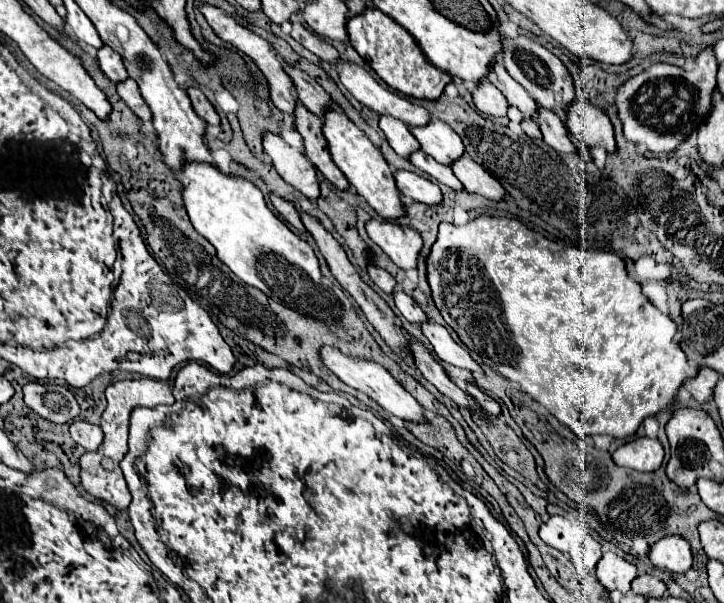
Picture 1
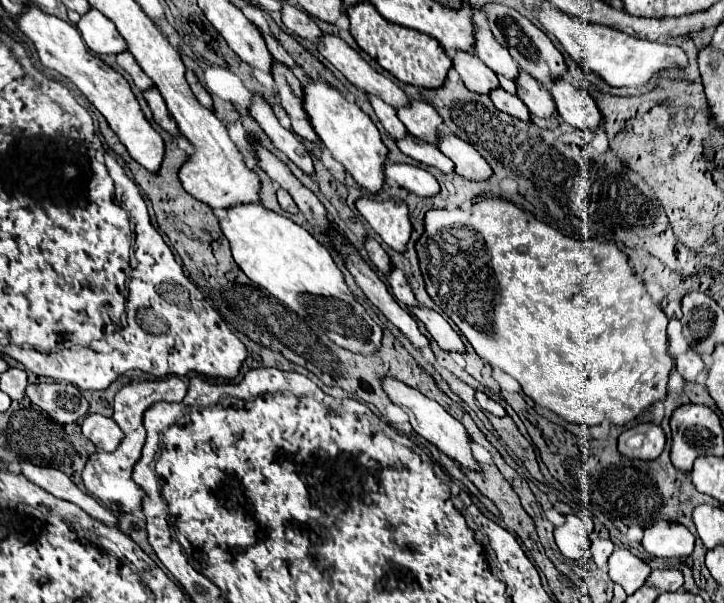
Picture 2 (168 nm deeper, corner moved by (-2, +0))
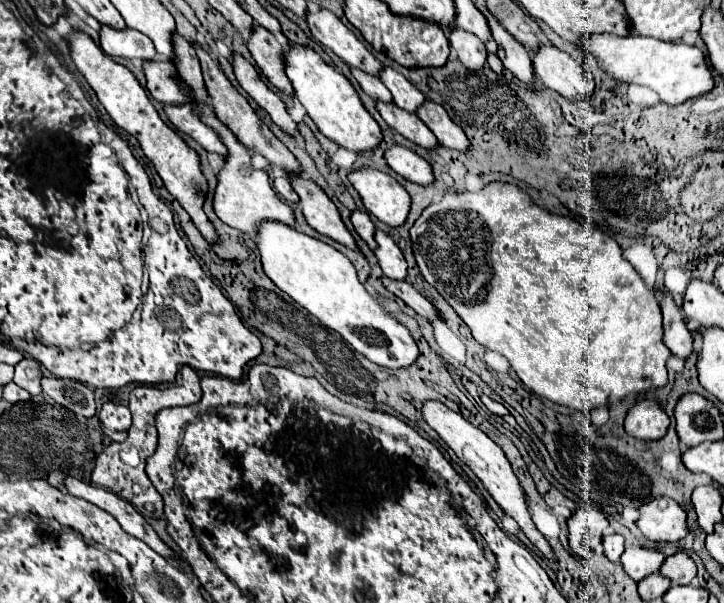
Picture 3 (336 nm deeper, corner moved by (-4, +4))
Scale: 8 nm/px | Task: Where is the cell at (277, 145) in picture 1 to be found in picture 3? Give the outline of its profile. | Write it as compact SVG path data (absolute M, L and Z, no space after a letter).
M233 54L233 68L235 68L235 76L237 76L237 82L241 84L241 88L259 104L259 108L263 108L271 120L285 132L289 134L291 138L295 140L301 140L301 134L299 134L299 128L297 124L291 120L291 116L287 114L285 110L285 104L281 102L281 98L261 80L261 74L257 72L257 68L247 62L243 56L239 54Z

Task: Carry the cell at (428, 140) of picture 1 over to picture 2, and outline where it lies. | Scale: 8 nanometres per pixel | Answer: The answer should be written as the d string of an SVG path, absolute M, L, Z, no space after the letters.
M409 98L407 106L397 108L397 116L405 124L409 134L435 144L437 128L443 126L443 120L441 120L441 116L437 114L437 110L433 106L429 106L423 100Z

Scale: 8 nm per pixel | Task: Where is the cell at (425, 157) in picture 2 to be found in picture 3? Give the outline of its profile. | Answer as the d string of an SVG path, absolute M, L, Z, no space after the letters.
M377 102L377 110L395 132L405 136L413 144L427 150L435 150L439 146L437 138L431 134L431 130L427 130L427 126L423 126L417 114L407 114L405 110L399 110L395 104L383 104L383 102Z

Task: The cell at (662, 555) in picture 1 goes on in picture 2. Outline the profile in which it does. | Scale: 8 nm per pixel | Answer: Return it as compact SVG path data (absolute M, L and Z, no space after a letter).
M657 522L645 528L643 548L657 558L683 558L693 552L693 534L677 522Z

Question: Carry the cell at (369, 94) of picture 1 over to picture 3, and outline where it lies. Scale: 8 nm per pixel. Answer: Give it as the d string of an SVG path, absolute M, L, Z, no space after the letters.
M329 10L309 12L307 24L317 42L335 52L349 68L359 68L371 76L379 76L383 64L365 48L361 40Z

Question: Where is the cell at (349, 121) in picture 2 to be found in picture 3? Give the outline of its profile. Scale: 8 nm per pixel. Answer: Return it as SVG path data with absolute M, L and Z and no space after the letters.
M291 46L291 50L285 54L285 72L295 88L297 100L303 104L323 136L355 154L375 150L381 144L381 128L365 110L351 82L333 66L327 66L315 50L307 46Z

